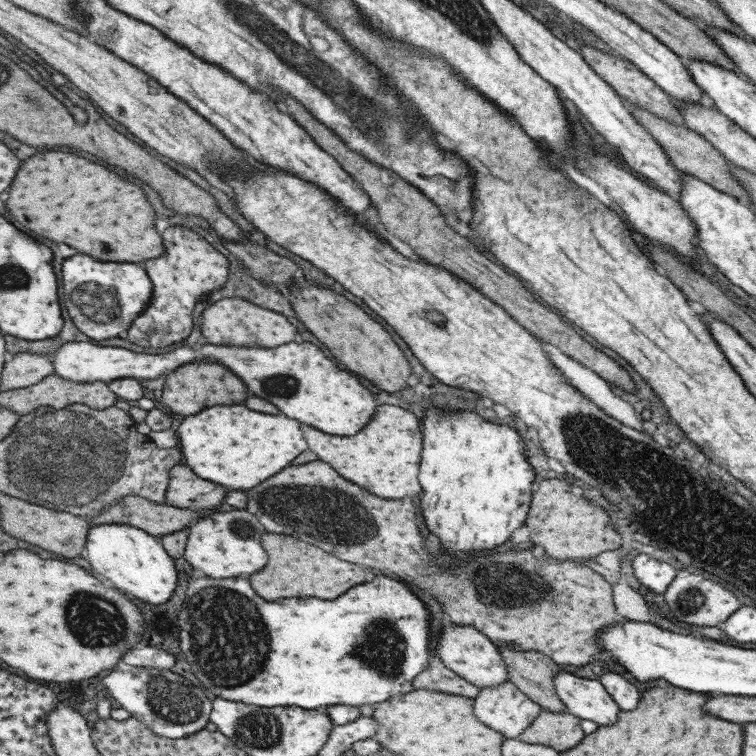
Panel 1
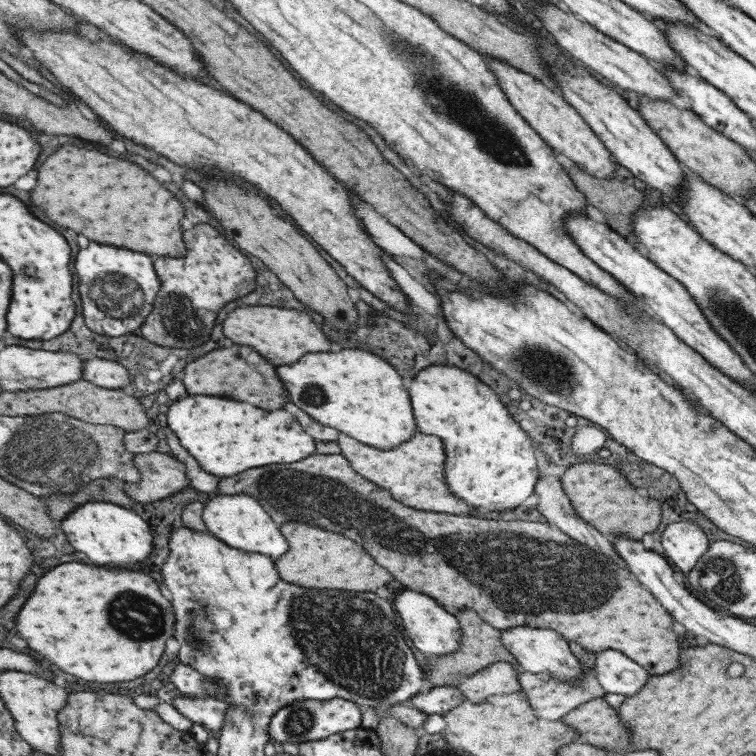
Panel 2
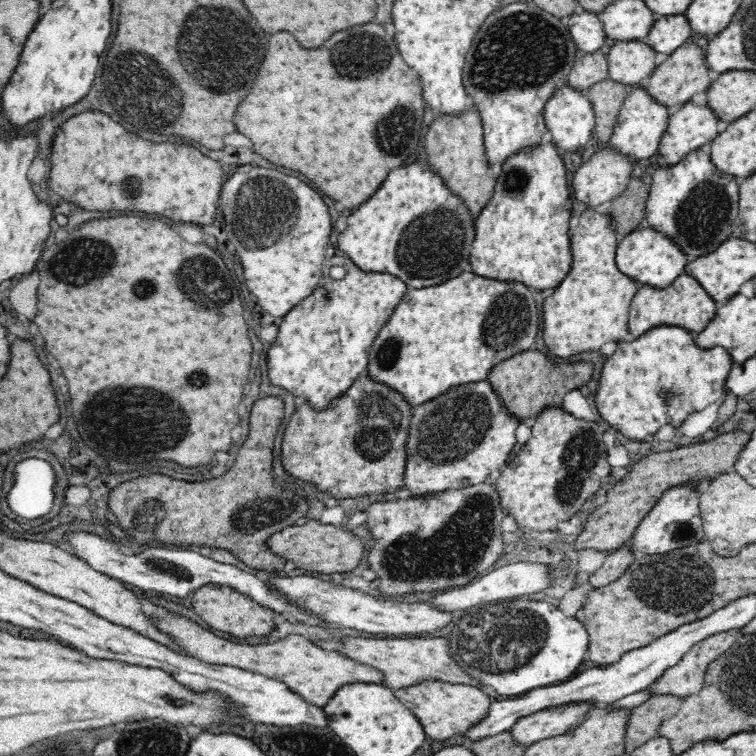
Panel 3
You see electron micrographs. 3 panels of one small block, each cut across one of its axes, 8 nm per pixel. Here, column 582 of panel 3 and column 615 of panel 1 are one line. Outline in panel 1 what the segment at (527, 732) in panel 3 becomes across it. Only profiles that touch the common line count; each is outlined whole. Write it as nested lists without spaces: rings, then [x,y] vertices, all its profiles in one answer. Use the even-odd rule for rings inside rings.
[[[564,669],[555,675],[554,681],[569,714],[595,721],[598,726],[609,726],[618,720],[621,711],[601,682],[577,678]]]

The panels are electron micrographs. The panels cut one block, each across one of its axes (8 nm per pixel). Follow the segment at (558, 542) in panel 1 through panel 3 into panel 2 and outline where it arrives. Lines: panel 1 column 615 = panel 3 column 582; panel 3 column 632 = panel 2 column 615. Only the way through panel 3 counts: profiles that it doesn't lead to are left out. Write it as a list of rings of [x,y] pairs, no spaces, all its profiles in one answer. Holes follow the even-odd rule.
[[[576,463],[567,467],[561,477],[563,488],[567,493],[571,506],[583,522],[593,526],[595,530],[605,535],[609,540],[621,535],[639,541],[643,534],[652,534],[657,529],[663,510],[659,506],[659,501],[647,495],[645,488],[629,485],[627,479],[619,472],[619,469],[617,465]]]

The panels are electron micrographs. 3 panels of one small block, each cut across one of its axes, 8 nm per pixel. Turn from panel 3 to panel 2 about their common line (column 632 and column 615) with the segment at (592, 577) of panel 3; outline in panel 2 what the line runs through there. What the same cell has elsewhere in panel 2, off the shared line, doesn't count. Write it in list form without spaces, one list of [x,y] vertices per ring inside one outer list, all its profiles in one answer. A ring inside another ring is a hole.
[[[554,476],[539,478],[536,493],[540,498],[538,509],[546,516],[548,522],[559,526],[565,534],[587,545],[587,548],[604,554],[617,565],[623,565],[622,559],[612,548],[611,540],[577,516],[563,488],[561,478]]]

